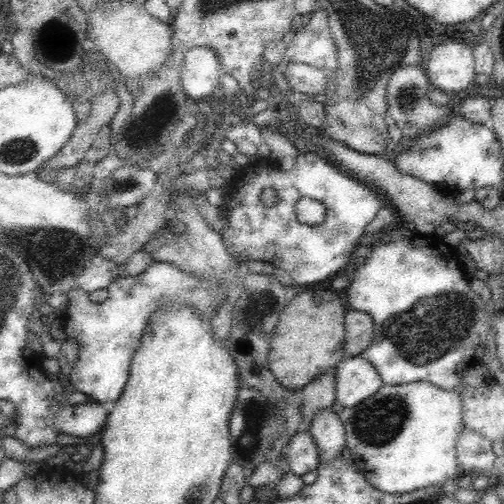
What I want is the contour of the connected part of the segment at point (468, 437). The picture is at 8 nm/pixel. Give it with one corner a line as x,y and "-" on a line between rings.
463,427
455,442
459,468
466,477
470,472
480,474
493,470
496,458
490,440
470,428

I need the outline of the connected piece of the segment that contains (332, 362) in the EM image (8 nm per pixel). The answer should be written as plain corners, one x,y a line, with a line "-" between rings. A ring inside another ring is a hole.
298,290
297,296
282,309
271,334
269,369
288,390
300,392
320,374
336,368
346,356
356,356
373,343
373,320
366,311
350,309
328,290

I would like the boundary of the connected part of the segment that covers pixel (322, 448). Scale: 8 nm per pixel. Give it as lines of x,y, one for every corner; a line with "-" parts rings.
331,408
320,410
310,424
310,435
316,443
319,452
319,460
332,460
342,454
344,447
348,446
345,434
345,425
341,417

